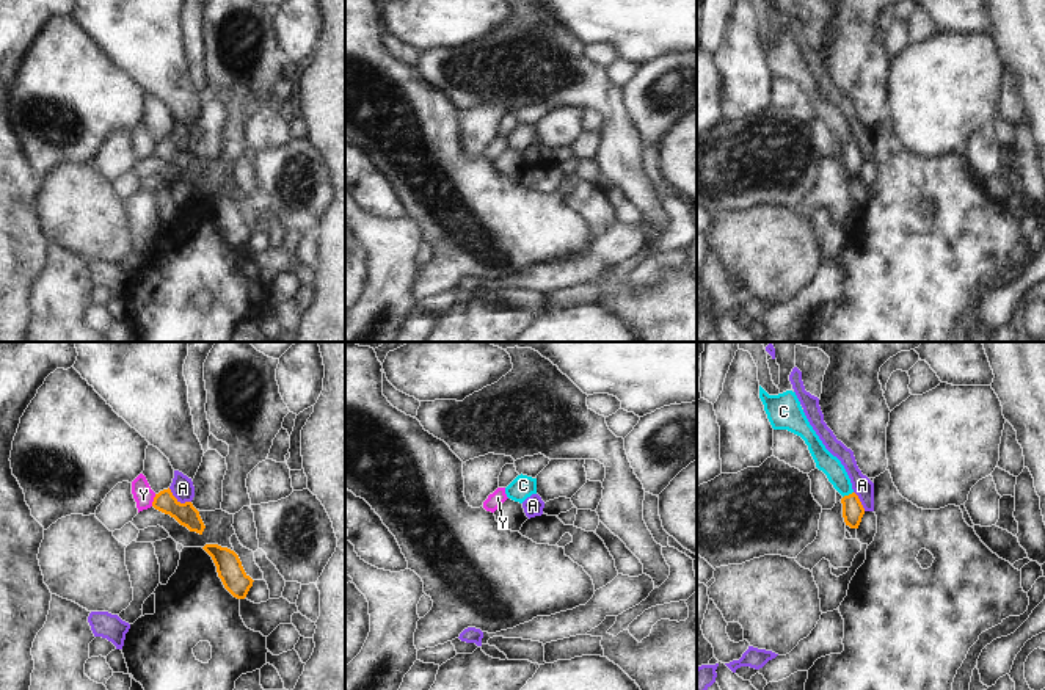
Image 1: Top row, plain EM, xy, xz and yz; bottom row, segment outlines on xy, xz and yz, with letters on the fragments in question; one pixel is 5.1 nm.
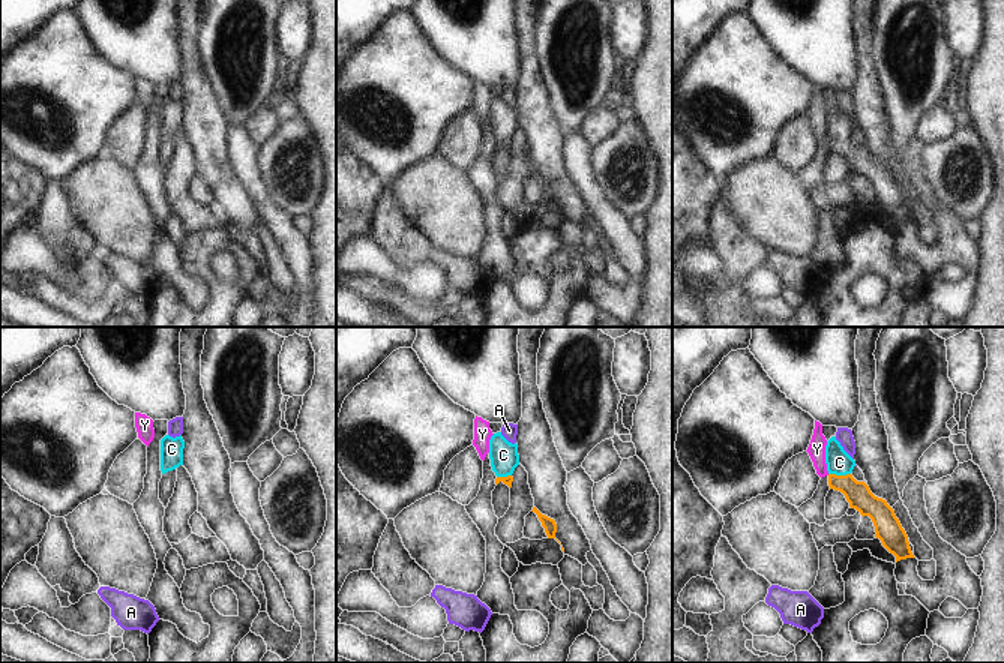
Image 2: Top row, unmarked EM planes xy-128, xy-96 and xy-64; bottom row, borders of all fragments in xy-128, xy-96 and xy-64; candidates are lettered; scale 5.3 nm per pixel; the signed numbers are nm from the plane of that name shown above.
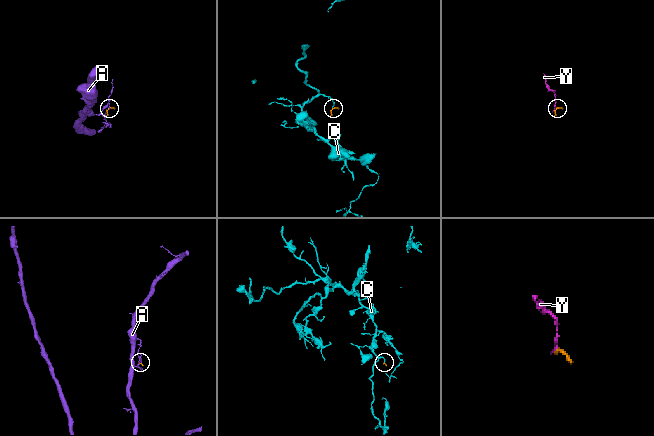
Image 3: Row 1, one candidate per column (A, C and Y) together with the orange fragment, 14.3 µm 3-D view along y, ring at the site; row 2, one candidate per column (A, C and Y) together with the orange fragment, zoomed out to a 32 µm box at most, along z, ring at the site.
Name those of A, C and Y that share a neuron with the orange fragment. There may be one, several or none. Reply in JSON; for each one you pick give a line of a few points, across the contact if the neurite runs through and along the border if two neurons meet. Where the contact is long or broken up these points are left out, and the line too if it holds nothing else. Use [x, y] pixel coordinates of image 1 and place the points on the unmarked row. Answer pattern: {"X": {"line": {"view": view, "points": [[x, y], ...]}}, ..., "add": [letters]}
{"C": {"line": {"view": "yz", "points": [[852, 159], [849, 143], [826, 110]]}}, "add": ["C"]}

